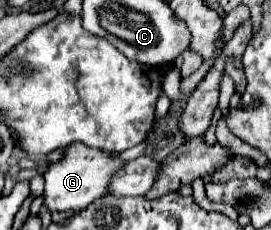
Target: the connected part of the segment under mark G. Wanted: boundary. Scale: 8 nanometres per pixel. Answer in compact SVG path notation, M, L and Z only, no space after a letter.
M71 143L63 151L63 159L51 163L45 171L45 205L51 211L81 211L109 191L111 179L125 167L125 161L115 151L101 151Z

